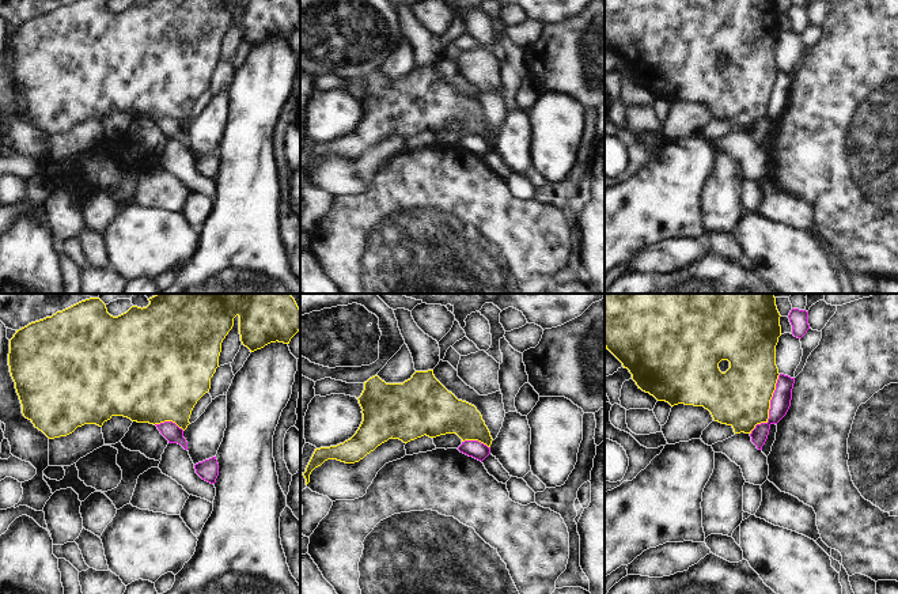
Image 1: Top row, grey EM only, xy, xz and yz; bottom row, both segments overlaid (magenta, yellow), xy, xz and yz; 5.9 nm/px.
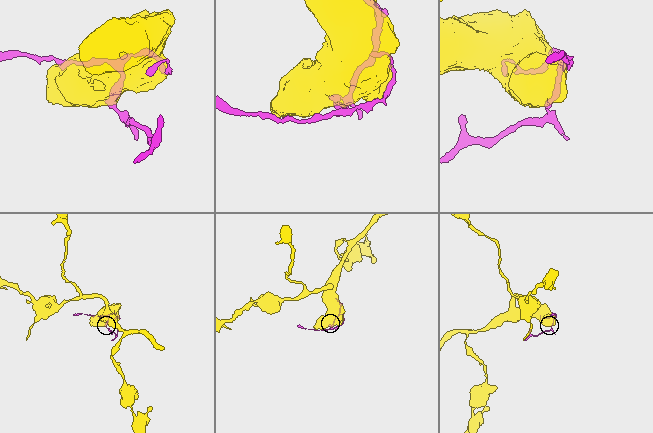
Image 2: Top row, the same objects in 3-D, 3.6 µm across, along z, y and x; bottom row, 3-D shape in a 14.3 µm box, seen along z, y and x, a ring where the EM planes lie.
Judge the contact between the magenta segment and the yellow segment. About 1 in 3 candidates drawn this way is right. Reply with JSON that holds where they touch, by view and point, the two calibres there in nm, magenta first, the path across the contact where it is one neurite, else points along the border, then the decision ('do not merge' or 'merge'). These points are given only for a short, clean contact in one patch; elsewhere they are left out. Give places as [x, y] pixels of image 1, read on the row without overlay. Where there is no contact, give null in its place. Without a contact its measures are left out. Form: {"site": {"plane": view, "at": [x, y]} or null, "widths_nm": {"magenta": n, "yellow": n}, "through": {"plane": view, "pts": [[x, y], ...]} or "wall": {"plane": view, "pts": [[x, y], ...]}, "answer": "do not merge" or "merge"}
{"site": {"plane": "yz", "at": [770, 102]}, "widths_nm": {"magenta": 120, "yellow": 360}, "answer": "do not merge"}

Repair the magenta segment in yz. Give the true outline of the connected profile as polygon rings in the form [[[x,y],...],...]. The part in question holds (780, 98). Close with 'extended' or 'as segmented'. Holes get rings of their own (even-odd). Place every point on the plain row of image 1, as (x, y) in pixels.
[[[780,69],[776,86],[770,95],[769,114],[766,118],[757,120],[751,126],[751,137],[757,141],[758,145],[762,145],[765,140],[769,125],[772,120],[777,120],[788,107],[792,95],[792,84],[793,84],[795,73]]]; as segmented

